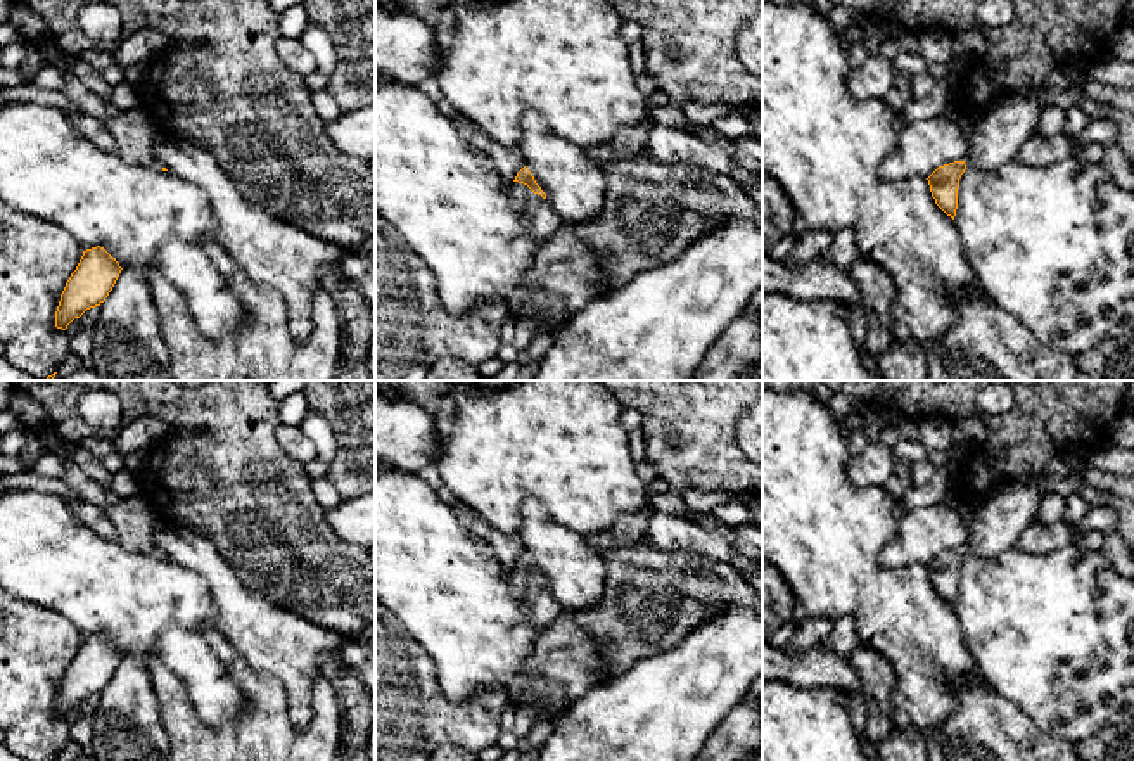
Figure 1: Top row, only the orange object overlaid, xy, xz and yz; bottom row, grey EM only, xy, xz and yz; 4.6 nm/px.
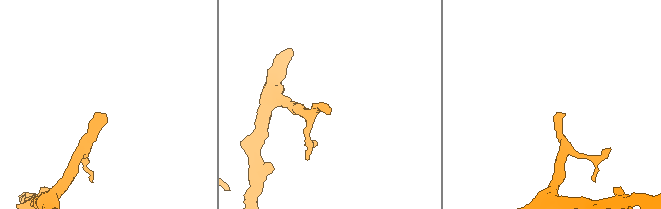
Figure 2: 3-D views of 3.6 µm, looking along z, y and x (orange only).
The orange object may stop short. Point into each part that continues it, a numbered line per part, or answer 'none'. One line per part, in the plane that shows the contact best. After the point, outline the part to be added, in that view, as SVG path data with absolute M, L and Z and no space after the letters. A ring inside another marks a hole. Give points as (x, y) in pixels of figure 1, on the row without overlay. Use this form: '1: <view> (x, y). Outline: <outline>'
1: xz (543, 609). Outline: M513 569L510 572L510 585L515 597L522 600L522 607L531 621L546 630L565 611L560 602L550 593L546 586L534 581L527 572Z

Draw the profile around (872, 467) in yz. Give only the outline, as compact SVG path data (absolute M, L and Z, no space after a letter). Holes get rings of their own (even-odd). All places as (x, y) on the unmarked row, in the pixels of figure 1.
M880 441L868 443L859 455L849 457L849 477L859 488L883 488L895 469L895 462L890 446Z

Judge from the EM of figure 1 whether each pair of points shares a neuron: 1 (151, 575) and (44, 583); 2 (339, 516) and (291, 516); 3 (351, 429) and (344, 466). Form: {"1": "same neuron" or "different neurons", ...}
{"1": "same neuron", "2": "different neurons", "3": "same neuron"}

